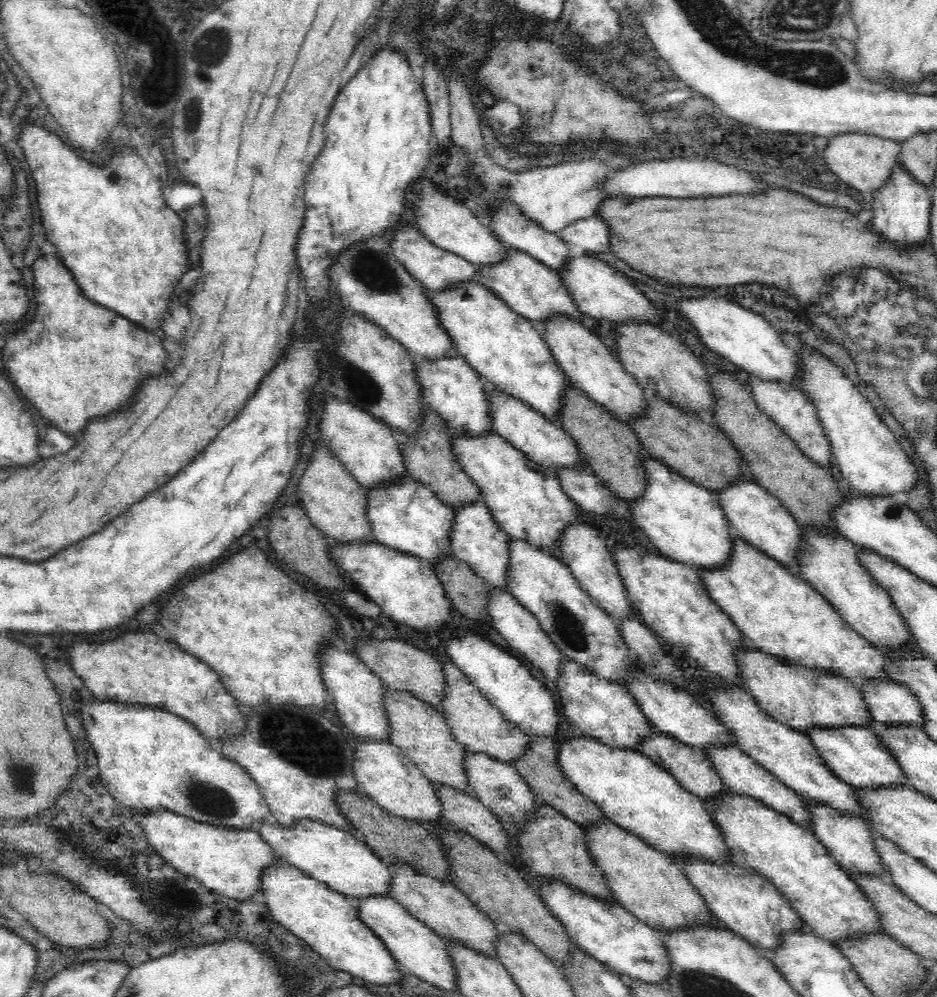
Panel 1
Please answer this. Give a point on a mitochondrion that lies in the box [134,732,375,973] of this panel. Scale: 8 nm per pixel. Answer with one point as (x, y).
(209, 798)

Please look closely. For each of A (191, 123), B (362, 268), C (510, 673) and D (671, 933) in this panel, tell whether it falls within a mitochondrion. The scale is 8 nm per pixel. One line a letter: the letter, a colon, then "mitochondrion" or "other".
A: mitochondrion
B: mitochondrion
C: other
D: other

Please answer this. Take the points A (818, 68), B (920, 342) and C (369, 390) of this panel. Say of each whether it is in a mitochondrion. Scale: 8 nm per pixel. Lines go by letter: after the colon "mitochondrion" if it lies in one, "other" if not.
A: mitochondrion
B: mitochondrion
C: mitochondrion

